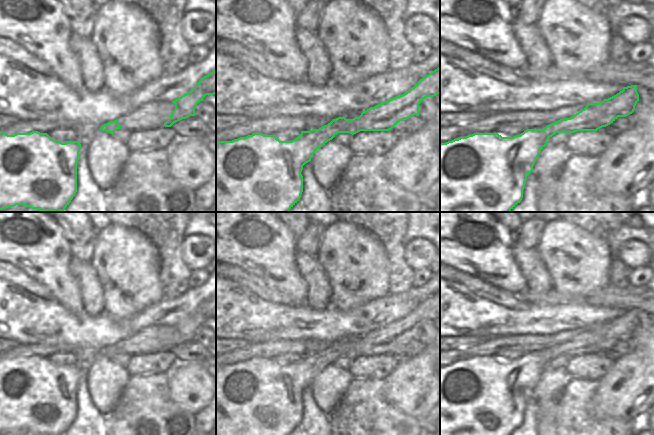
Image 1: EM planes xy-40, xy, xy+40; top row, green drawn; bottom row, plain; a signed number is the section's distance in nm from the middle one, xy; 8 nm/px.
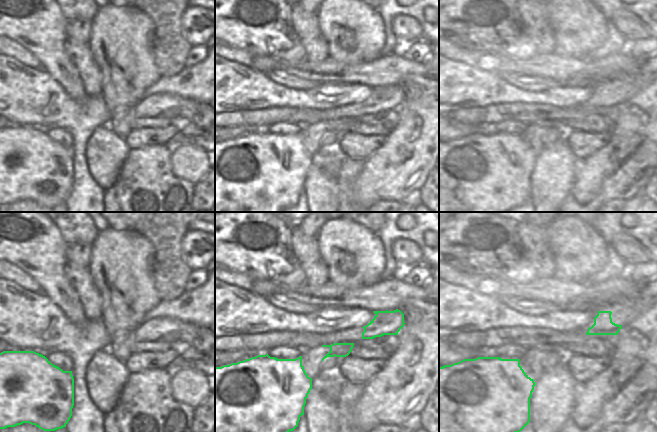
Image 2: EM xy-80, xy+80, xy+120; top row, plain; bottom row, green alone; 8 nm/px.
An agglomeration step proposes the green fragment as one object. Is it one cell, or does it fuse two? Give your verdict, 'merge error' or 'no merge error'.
merge error

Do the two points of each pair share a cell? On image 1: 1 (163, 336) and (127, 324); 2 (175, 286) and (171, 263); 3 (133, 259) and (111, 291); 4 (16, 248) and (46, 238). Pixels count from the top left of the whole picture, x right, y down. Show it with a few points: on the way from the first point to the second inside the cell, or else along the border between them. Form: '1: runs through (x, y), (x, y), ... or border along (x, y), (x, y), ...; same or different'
1: border along (164, 324), (146, 326), (120, 340); different
2: runs through (174, 280), (173, 269); same
3: runs through (128, 268), (128, 277), (120, 285); same
4: runs through (23, 245), (37, 245), (39, 243); same

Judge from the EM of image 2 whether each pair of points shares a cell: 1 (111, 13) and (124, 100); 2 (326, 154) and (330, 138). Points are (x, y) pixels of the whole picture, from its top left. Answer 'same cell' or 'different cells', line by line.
1: same cell
2: different cells

